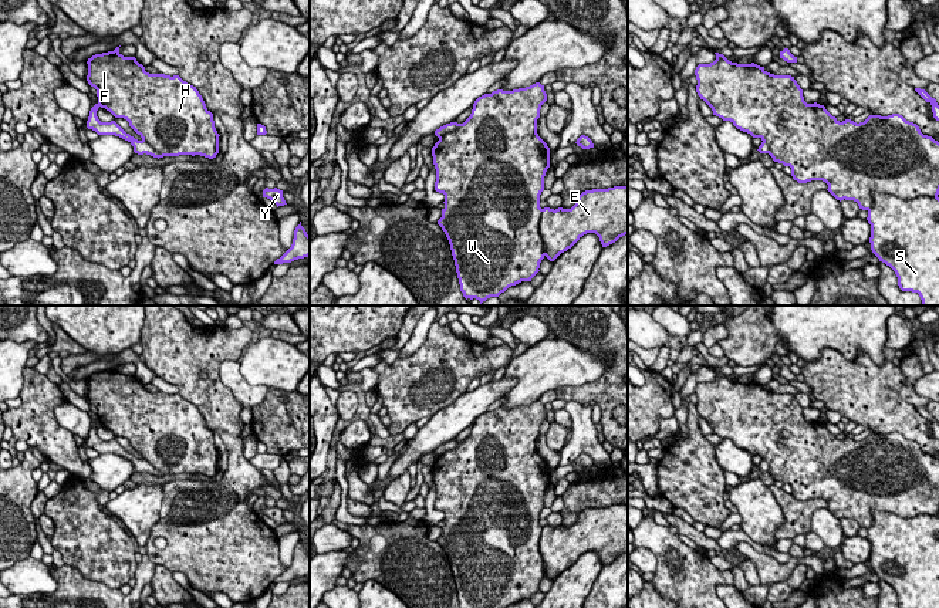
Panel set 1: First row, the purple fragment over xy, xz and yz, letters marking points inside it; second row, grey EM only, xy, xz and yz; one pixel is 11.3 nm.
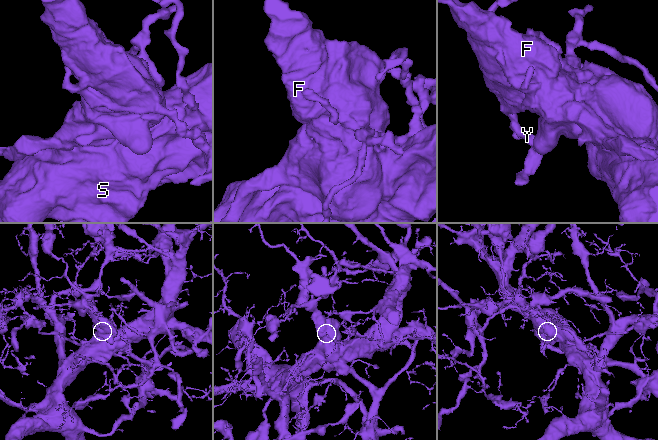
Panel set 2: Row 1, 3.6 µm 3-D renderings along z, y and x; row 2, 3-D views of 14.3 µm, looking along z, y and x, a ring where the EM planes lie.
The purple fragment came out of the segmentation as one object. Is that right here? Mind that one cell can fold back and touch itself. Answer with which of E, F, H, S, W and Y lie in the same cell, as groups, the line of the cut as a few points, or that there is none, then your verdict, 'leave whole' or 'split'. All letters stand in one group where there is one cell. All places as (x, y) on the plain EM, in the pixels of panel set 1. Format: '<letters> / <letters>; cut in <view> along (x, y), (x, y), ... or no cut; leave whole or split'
E S Y / F H W; cut in yz along (936, 516), (899, 517), (874, 510), (868, 529); split

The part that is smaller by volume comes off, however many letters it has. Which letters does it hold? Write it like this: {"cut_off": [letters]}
{"cut_off": ["F", "H", "W"]}

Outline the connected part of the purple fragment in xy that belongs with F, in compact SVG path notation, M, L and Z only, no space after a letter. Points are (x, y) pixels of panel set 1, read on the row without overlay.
M116 369L95 372L87 382L99 425L126 438L161 474L216 476L220 453L196 405L179 393L149 392L135 375Z

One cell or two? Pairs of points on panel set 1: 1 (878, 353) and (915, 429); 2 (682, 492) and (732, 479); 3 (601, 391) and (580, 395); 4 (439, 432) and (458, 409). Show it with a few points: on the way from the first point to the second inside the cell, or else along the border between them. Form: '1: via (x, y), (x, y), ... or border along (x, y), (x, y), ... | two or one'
1: border along (888, 360), (877, 364), (860, 350), (850, 361) | two
2: border along (722, 470), (728, 486) | two
3: via (595, 391), (585, 392) | one
4: via (443, 426), (455, 415) | one

